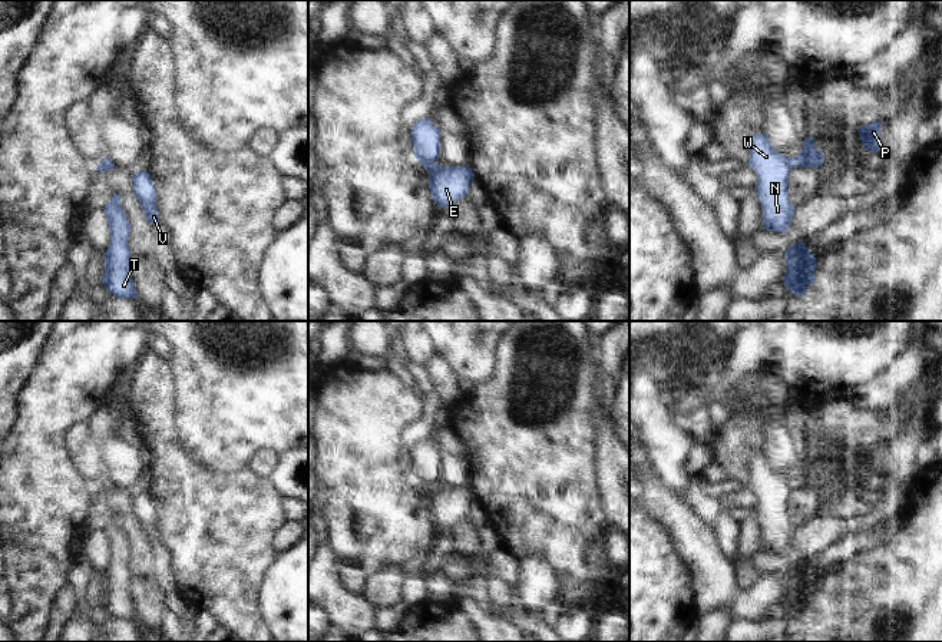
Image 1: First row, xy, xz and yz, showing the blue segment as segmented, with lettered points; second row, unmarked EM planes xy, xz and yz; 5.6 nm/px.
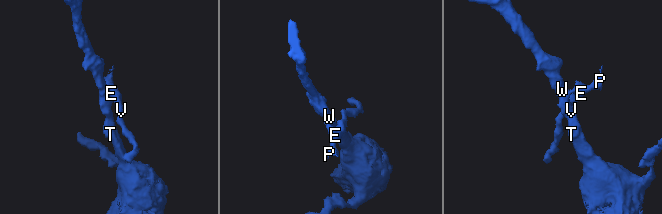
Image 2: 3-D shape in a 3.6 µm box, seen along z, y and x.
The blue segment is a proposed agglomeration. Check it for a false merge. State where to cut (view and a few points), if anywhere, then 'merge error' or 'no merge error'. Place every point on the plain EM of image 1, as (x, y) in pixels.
xz (433, 482), (423, 482), (420, 485) | merge error

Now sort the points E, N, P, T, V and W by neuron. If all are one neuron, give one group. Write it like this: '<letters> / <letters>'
E P V / N T W

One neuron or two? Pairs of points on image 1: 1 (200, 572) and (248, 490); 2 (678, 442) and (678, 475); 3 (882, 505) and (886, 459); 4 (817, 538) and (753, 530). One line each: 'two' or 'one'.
1: one
2: one
3: one
4: two

